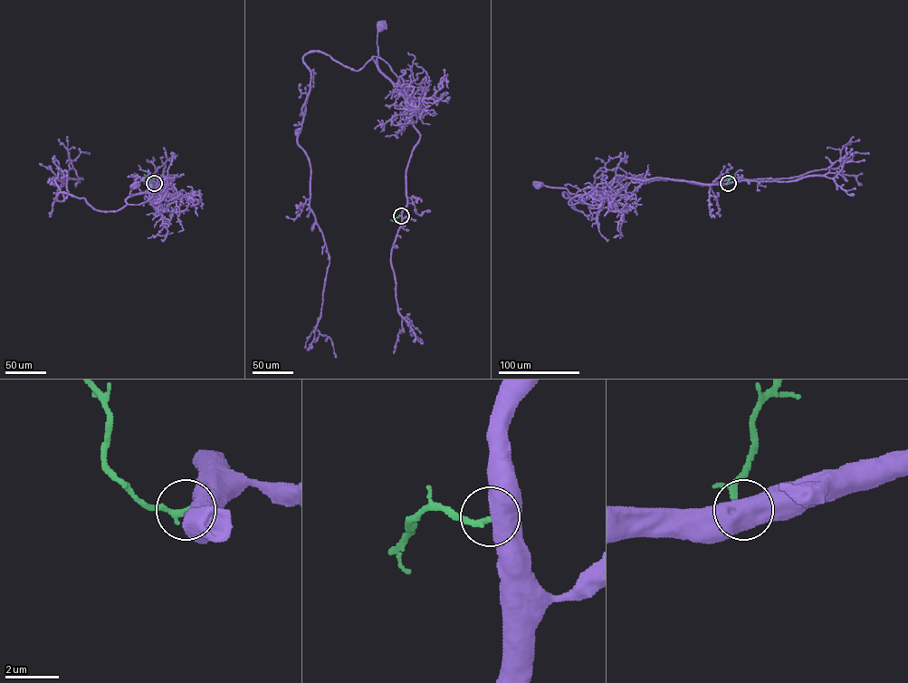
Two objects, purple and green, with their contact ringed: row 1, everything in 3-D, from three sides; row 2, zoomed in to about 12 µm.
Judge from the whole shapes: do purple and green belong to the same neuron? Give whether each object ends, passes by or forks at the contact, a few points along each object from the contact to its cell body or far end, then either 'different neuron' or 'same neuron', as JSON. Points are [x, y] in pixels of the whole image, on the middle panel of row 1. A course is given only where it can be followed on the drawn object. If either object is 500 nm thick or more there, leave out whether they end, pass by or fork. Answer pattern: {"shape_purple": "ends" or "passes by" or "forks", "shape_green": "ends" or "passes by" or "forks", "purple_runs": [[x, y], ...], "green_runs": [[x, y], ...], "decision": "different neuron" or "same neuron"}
{"purple_runs": [[401, 216], [406, 203], [407, 165], [420, 135], [413, 124], [405, 92], [378, 68], [377, 33], [381, 27]], "green_runs": [[401, 216], [390, 219]], "decision": "different neuron"}

